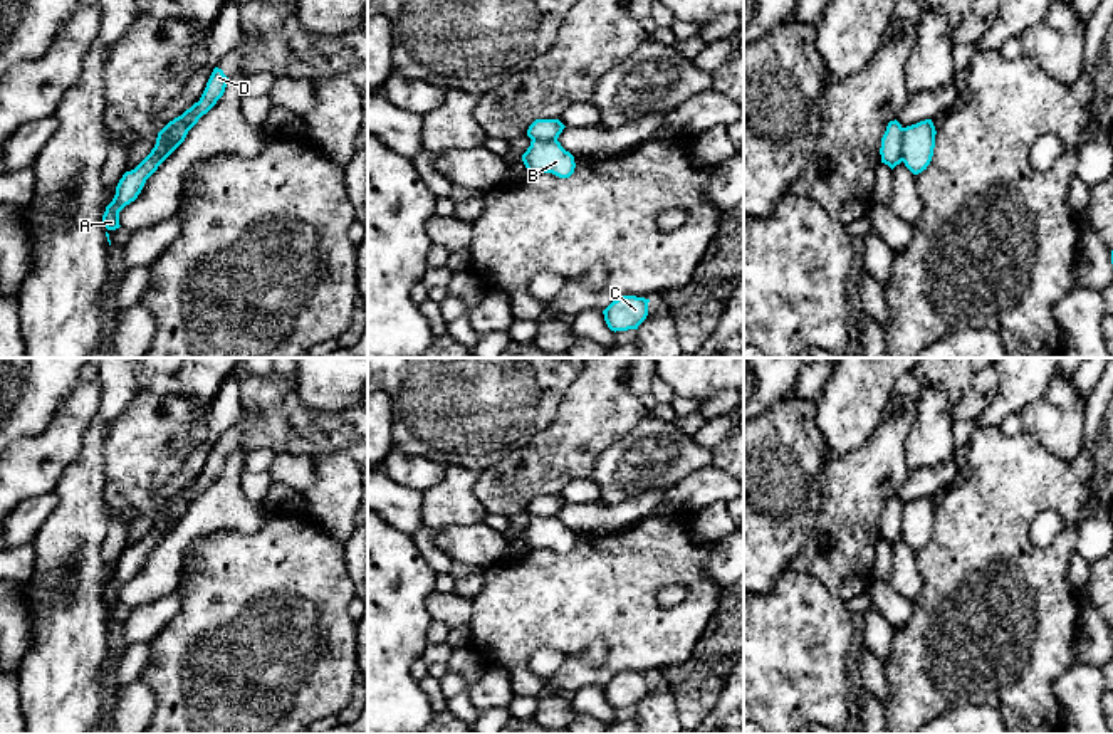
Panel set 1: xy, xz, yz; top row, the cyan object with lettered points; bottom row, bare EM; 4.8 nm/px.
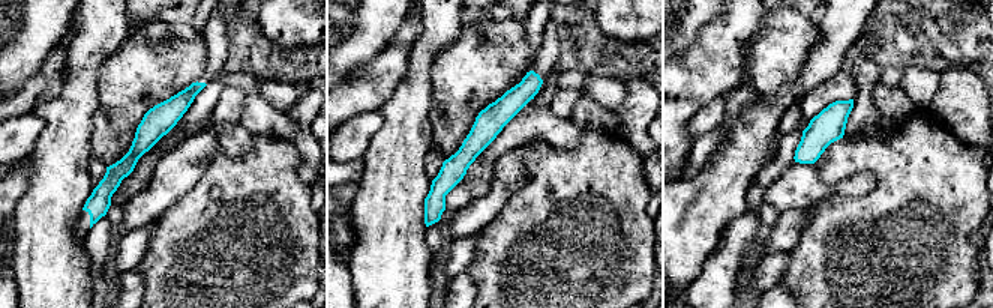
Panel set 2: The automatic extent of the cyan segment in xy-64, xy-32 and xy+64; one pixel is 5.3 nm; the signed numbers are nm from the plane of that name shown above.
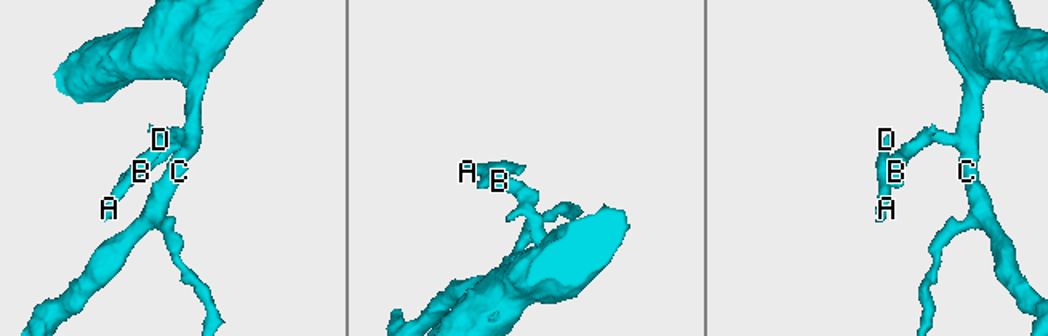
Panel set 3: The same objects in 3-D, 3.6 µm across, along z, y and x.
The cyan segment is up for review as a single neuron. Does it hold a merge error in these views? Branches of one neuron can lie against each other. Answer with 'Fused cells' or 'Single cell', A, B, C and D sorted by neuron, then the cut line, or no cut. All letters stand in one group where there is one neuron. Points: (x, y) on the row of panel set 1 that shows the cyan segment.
Fused cells. Groups: A D / B C. Split along yz (903, 128), (900, 160)

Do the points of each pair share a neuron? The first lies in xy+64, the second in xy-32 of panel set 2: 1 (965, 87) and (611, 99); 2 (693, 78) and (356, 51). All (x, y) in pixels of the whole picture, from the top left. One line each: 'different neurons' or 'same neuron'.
1: different neurons
2: different neurons

